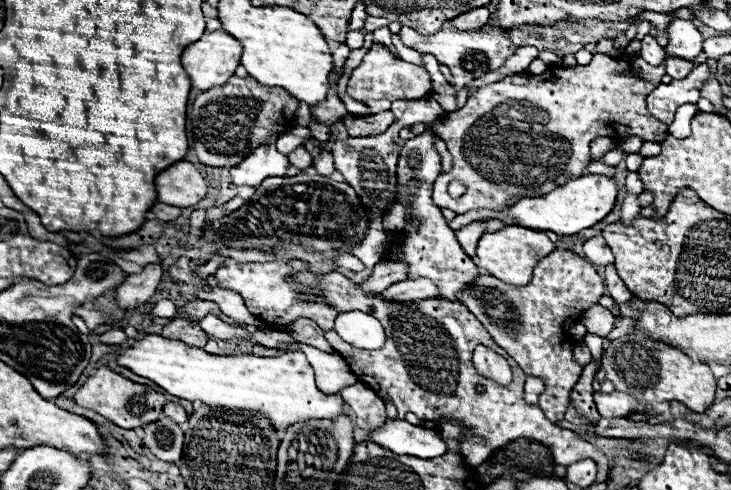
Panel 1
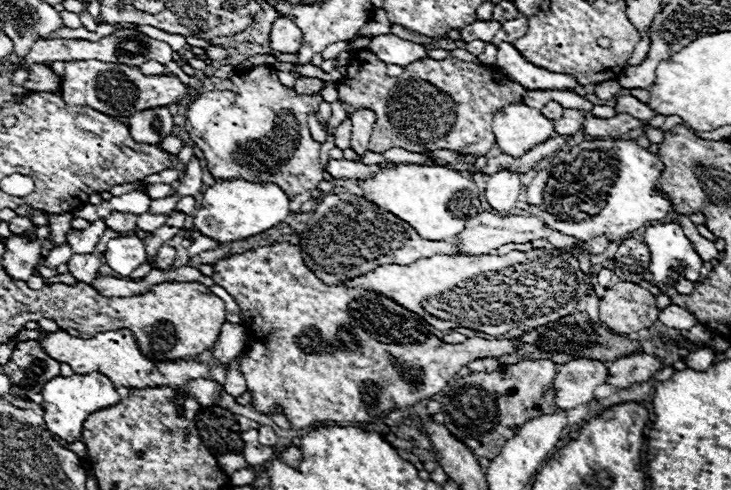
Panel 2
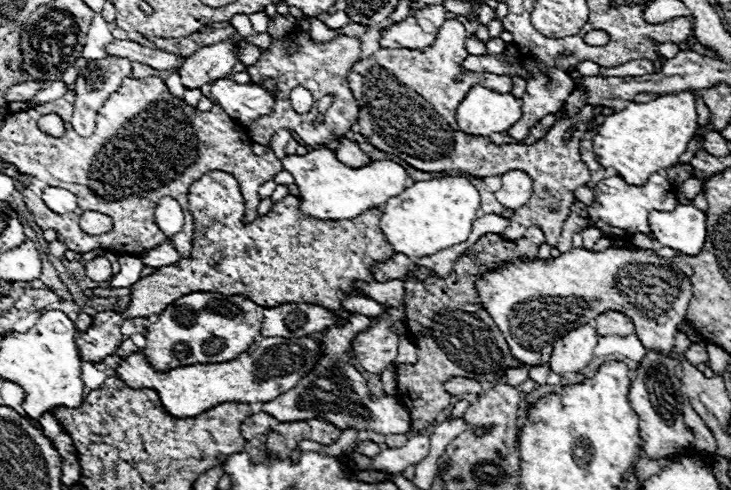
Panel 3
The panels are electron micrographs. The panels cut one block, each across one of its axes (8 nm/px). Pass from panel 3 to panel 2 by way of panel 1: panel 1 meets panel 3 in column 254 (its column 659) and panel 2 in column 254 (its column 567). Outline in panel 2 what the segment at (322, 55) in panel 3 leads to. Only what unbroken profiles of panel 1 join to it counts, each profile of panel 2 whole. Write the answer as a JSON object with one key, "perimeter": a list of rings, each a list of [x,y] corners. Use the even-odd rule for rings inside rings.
{"perimeter":[[[256,66],[252,70],[236,72],[226,80],[204,80],[202,92],[188,108],[187,125],[190,128],[186,130],[190,140],[202,150],[206,168],[214,178],[242,178],[246,182],[260,184],[274,182],[290,198],[294,198],[304,190],[312,192],[322,180],[318,160],[320,146],[312,144],[310,128],[306,122],[308,114],[316,112],[320,102],[320,94],[298,96],[294,90],[286,90],[278,82],[272,66]],[[210,82],[216,89],[210,91]]]}

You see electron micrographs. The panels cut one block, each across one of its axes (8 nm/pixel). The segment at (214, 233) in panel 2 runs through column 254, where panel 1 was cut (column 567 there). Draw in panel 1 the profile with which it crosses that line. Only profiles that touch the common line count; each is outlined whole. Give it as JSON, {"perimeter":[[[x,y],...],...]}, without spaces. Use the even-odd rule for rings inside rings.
{"perimeter":[[[586,174],[576,180],[570,180],[564,186],[558,186],[550,194],[536,196],[536,198],[522,198],[514,206],[506,208],[506,214],[520,220],[528,228],[534,230],[552,230],[556,234],[576,234],[580,230],[592,228],[596,222],[600,222],[604,216],[608,216],[616,204],[618,186],[614,178],[598,176],[598,174]]]}

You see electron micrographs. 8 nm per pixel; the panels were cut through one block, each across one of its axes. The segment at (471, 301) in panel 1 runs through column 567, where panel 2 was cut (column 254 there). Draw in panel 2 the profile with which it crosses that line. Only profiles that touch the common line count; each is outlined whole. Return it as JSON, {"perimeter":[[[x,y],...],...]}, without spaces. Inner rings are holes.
{"perimeter":[[[280,242],[280,244],[272,244],[272,246],[260,246],[256,250],[248,250],[248,252],[242,252],[242,254],[234,254],[230,258],[224,258],[224,260],[218,260],[214,264],[214,274],[212,274],[214,282],[222,288],[226,288],[232,298],[236,300],[236,304],[240,306],[240,312],[242,312],[242,324],[248,328],[248,334],[254,342],[258,342],[260,346],[246,346],[244,348],[244,356],[240,358],[240,372],[242,376],[246,378],[246,384],[248,384],[248,390],[252,394],[252,408],[260,414],[266,414],[266,416],[272,416],[274,410],[280,410],[288,422],[290,422],[290,428],[292,430],[300,430],[300,428],[308,428],[312,426],[314,422],[326,422],[326,420],[332,420],[332,422],[370,422],[370,420],[376,420],[376,418],[382,418],[386,416],[390,410],[394,408],[404,408],[404,406],[414,406],[416,402],[428,398],[428,396],[434,396],[438,394],[450,380],[452,376],[462,368],[466,366],[468,362],[472,360],[478,360],[478,358],[498,358],[498,356],[504,356],[504,354],[512,354],[516,352],[520,346],[516,342],[516,338],[502,338],[502,340],[484,340],[484,338],[468,338],[466,342],[462,344],[448,344],[444,340],[440,340],[438,336],[434,336],[434,328],[430,324],[426,324],[418,314],[410,312],[410,310],[402,310],[402,306],[394,304],[392,300],[386,300],[384,296],[378,296],[374,292],[368,292],[368,290],[360,290],[360,288],[344,288],[344,286],[326,286],[318,276],[314,276],[314,272],[310,272],[310,268],[304,264],[302,256],[300,256],[300,248],[296,244],[290,244],[290,242]]]}

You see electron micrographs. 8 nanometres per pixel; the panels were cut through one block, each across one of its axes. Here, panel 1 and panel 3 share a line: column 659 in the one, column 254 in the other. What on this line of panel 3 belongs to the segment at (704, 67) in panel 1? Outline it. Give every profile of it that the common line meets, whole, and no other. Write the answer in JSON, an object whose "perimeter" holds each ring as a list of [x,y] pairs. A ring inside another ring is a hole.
{"perimeter":[[[222,78],[210,86],[212,100],[220,104],[230,114],[230,118],[244,126],[254,122],[258,116],[270,114],[274,108],[272,94],[254,84],[236,84],[230,78]]]}

